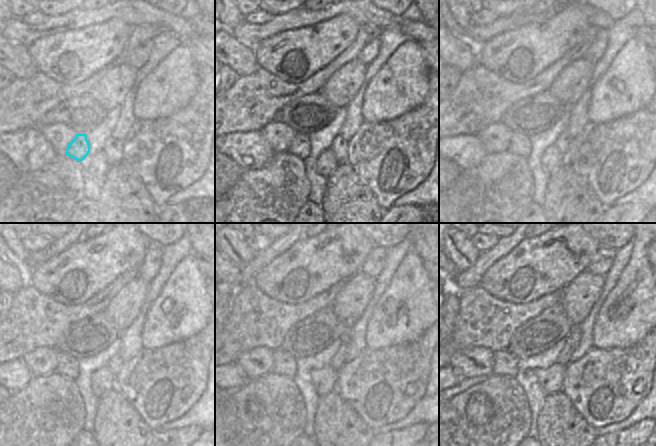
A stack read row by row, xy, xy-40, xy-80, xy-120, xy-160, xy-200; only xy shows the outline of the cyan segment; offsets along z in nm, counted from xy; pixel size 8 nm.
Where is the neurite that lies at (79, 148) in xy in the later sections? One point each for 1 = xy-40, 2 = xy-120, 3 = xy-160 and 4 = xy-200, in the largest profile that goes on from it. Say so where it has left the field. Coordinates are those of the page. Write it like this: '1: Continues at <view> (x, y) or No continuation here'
1: Continues at xy-40 (300, 146)
2: Continues at xy-120 (67, 366)
3: Continues at xy-160 (285, 364)
4: Continues at xy-200 (505, 363)

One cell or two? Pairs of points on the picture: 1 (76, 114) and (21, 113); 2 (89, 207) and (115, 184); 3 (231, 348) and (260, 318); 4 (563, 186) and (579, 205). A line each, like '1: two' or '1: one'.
1: two
2: two
3: one
4: one

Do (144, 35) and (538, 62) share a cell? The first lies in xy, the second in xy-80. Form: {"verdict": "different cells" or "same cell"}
{"verdict": "different cells"}

